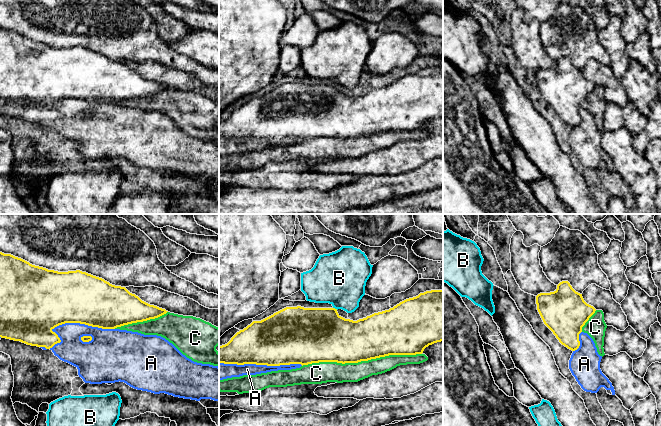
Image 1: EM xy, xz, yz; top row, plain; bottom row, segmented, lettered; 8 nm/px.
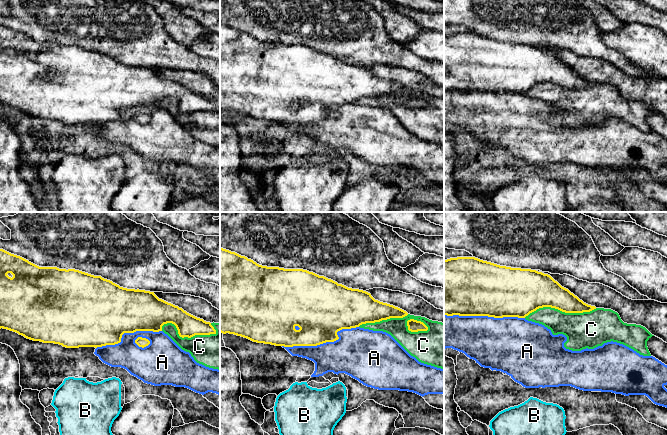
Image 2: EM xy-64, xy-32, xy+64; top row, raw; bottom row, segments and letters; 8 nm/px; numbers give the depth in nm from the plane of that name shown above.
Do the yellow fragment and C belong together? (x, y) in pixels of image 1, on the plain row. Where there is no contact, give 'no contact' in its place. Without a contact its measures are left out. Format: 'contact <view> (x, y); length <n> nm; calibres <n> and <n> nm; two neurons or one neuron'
contact xz (361, 136); length 950 nm; calibres 360 and 160 nm; two neurons

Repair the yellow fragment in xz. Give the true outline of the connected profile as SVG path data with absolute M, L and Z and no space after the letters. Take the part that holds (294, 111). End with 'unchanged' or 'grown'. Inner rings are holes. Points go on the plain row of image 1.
M431 66L426 67L424 69L420 69L416 73L406 75L394 82L393 84L390 84L389 86L374 89L370 92L367 92L366 94L359 95L357 97L341 93L338 90L337 85L335 84L304 84L301 82L286 83L261 97L253 97L246 104L237 108L227 120L219 122L219 139L237 141L256 140L267 142L280 142L290 140L301 140L303 142L319 138L337 138L342 140L358 139L361 137L368 137L371 135L376 135L389 131L422 130L426 123L441 117L443 117L443 66Z; unchanged

